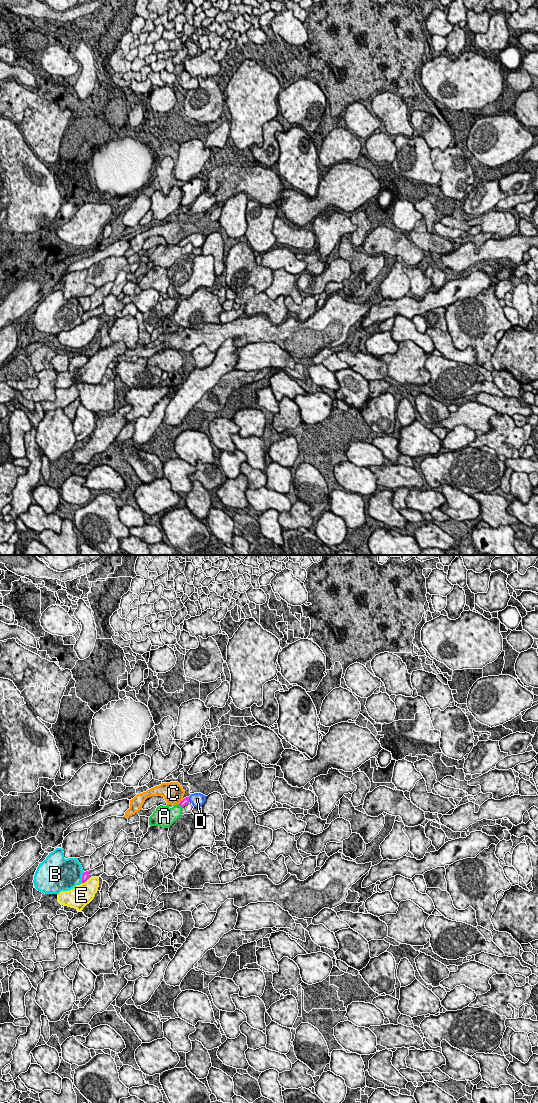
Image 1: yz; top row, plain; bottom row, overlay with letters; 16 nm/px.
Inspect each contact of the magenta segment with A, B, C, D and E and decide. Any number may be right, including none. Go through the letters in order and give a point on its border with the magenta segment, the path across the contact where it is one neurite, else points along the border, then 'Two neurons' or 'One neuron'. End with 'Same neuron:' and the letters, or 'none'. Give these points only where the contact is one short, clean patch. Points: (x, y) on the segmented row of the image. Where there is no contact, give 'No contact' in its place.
A: Touches magenta at yz (180, 805). Two neurons
B: Touches magenta at yz (82, 877). Two neurons
C: Touches magenta at yz (180, 801). Two neurons
D: Touches magenta at yz (188, 799). One neuron
E: Touches magenta at yz (85, 881). Two neurons
Same neuron: D

